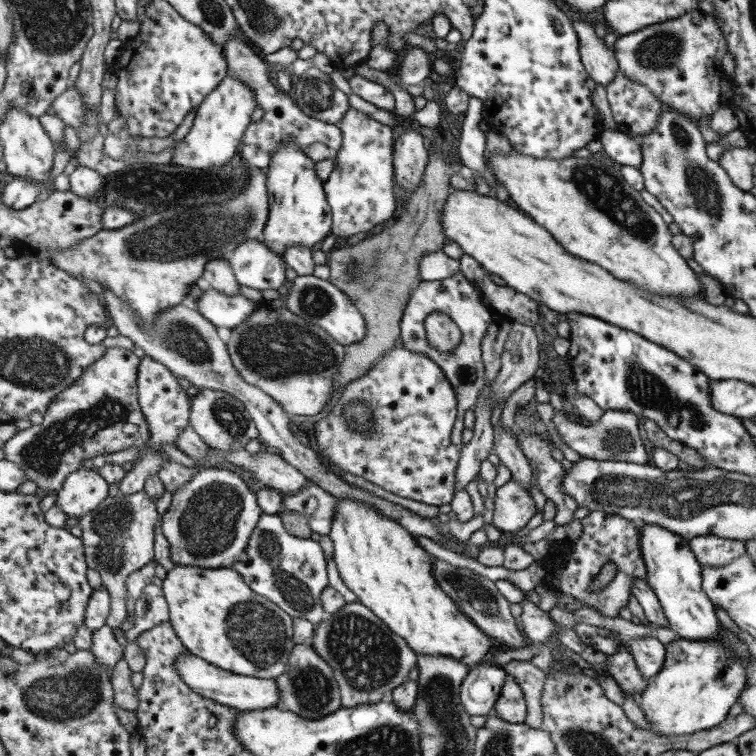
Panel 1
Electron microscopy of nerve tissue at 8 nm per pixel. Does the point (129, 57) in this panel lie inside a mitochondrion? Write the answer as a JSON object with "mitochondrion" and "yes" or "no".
{"mitochondrion":"no"}

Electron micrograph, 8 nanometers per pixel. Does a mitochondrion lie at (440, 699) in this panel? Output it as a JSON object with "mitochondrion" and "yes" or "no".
{"mitochondrion":"yes"}

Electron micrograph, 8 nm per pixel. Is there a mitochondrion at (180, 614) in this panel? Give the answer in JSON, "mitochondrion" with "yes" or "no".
{"mitochondrion":"no"}

